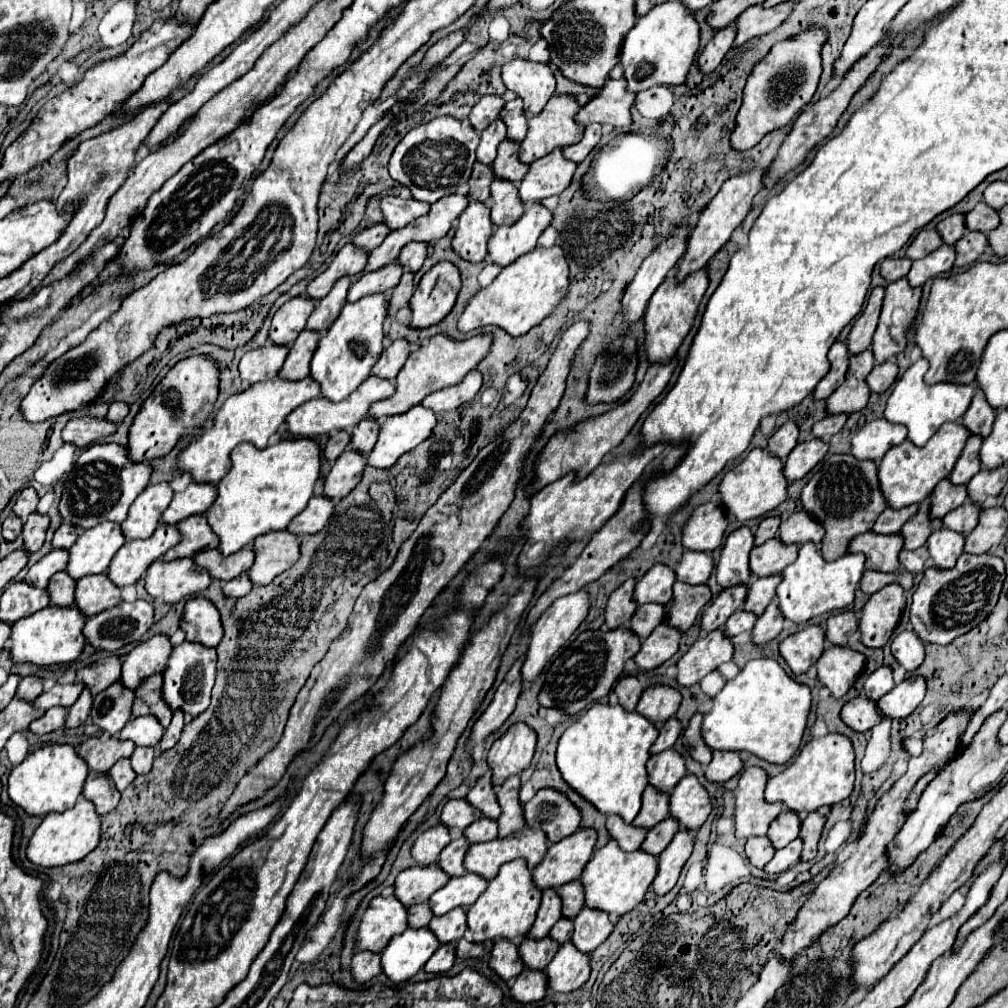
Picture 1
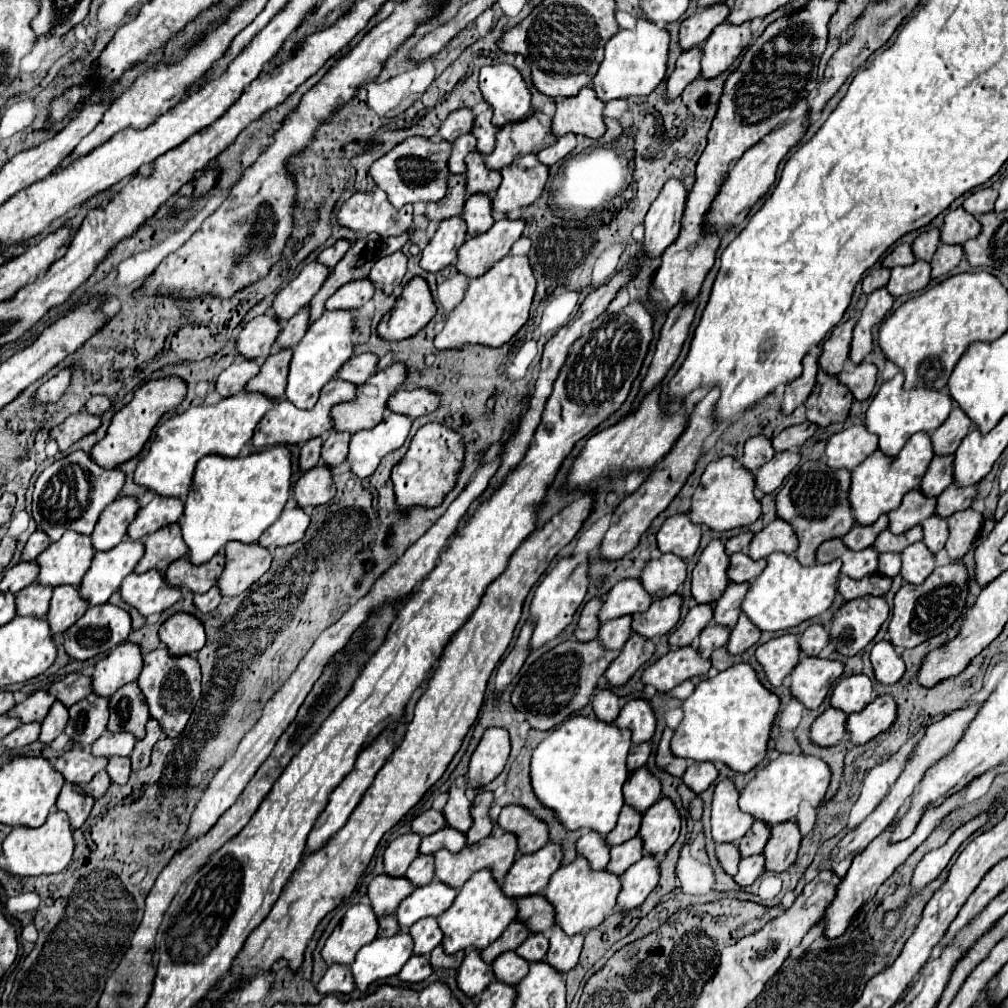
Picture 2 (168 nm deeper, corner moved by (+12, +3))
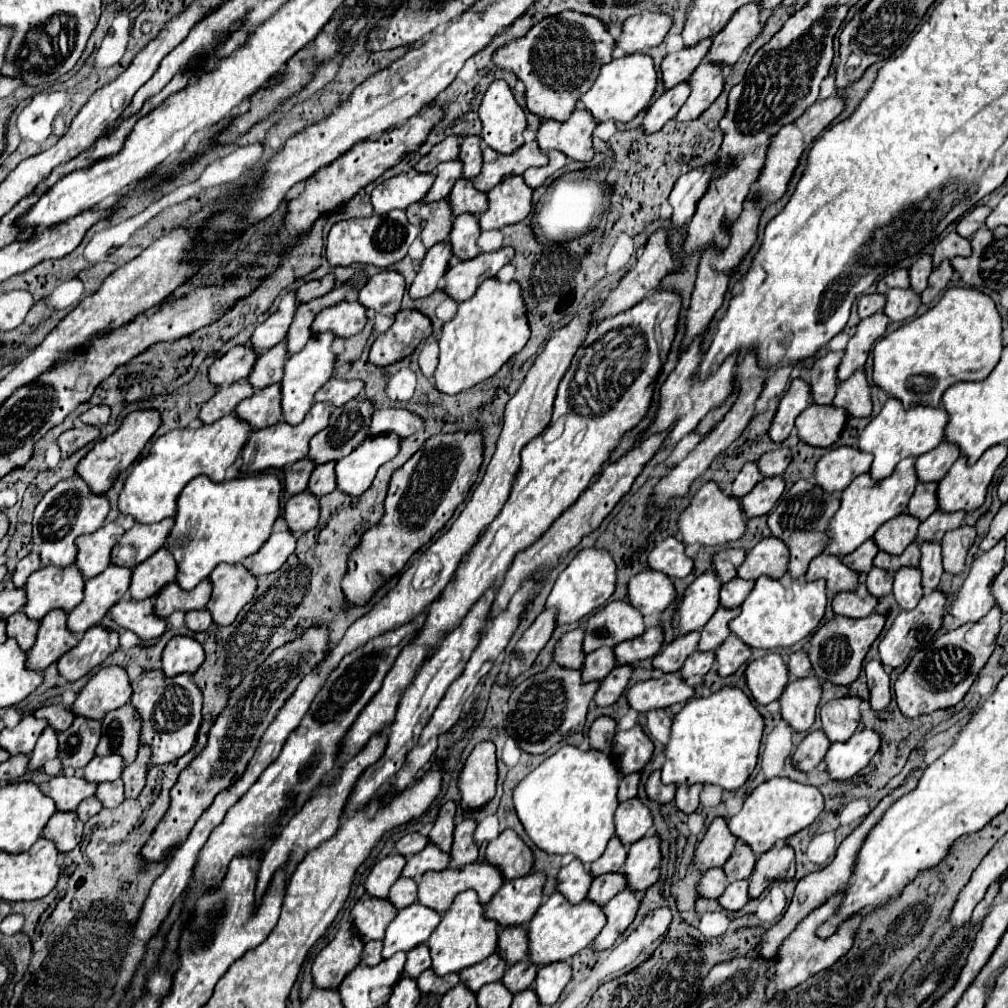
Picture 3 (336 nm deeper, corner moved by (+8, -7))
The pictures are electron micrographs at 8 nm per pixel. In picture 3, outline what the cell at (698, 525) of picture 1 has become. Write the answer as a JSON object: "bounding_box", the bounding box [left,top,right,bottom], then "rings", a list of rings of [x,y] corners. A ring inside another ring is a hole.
{"bounding_box":[647,536,693,578],"rings":[[[669,536],[661,544],[657,544],[651,550],[647,562],[649,568],[665,572],[671,578],[683,578],[693,570],[693,558],[685,554],[685,544],[675,536]]]}

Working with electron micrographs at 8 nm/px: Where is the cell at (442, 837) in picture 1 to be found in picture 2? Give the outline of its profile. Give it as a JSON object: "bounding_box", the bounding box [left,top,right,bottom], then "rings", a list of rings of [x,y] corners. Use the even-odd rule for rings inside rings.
{"bounding_box":[383,834,421,876],"rings":[[[403,834],[399,838],[395,838],[383,854],[383,874],[387,876],[403,876],[409,862],[413,862],[413,858],[417,858],[417,846],[421,842],[419,834]]]}

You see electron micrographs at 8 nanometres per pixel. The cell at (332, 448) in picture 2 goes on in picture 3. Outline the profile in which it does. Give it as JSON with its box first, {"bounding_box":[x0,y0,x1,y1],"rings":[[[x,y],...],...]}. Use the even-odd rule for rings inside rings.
{"bounding_box":[307,462,337,496],"rings":[[[335,462],[333,464],[323,464],[317,466],[311,474],[309,486],[307,486],[315,496],[323,496],[329,494],[337,488],[337,480],[335,480]]]}

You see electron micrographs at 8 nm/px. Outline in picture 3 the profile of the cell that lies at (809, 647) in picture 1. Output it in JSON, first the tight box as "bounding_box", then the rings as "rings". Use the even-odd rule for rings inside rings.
{"bounding_box":[745,652,789,704],"rings":[[[771,652],[759,660],[753,660],[745,672],[747,686],[751,688],[759,704],[769,704],[781,696],[789,682],[789,668],[781,654]]]}

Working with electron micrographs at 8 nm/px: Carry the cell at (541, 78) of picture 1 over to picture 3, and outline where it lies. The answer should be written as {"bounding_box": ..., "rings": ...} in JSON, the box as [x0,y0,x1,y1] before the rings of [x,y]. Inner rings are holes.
{"bounding_box":[479,80,527,154],"rings":[[[505,80],[491,82],[479,106],[479,118],[483,122],[481,138],[493,150],[511,154],[523,144],[527,118]]]}

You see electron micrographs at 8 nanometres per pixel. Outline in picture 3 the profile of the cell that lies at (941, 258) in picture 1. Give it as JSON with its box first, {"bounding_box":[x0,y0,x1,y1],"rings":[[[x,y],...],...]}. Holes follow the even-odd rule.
{"bounding_box":[883,288,921,322],"rings":[[[893,288],[887,294],[887,304],[883,312],[889,316],[891,322],[903,322],[915,316],[919,306],[921,306],[921,296],[917,292],[913,292],[911,288]]]}

